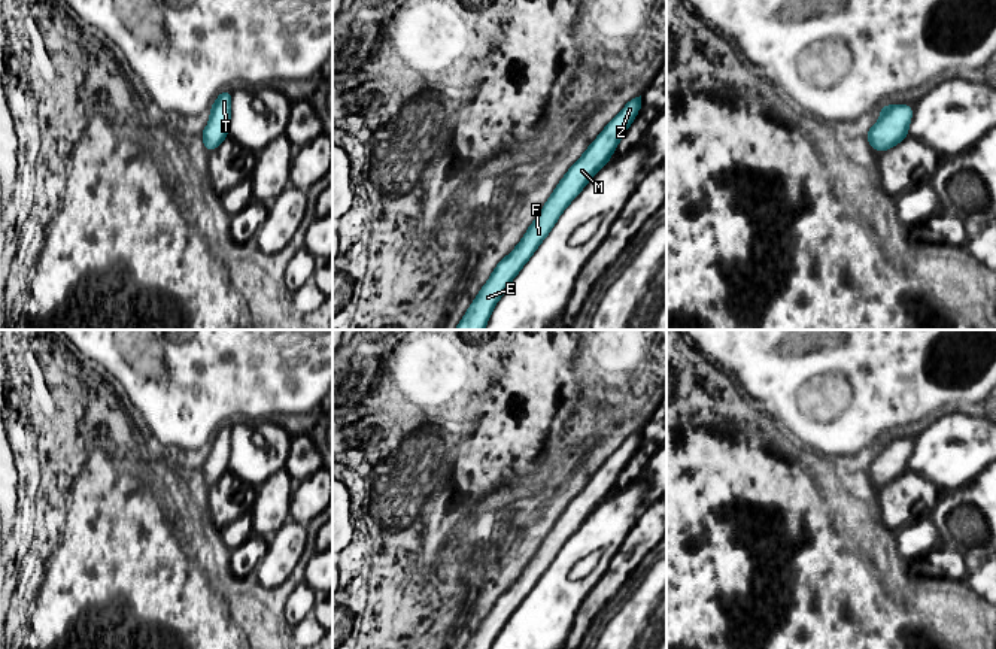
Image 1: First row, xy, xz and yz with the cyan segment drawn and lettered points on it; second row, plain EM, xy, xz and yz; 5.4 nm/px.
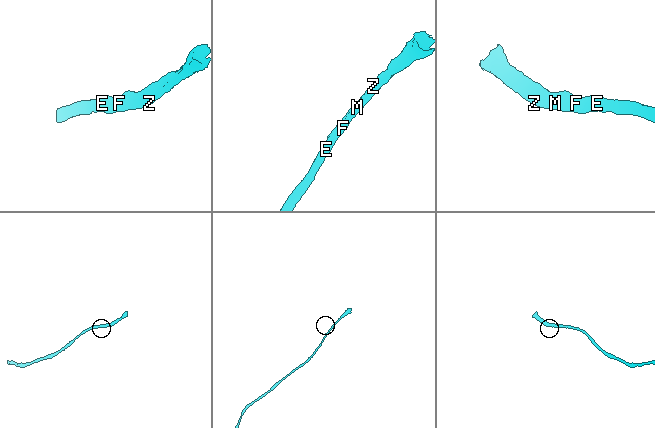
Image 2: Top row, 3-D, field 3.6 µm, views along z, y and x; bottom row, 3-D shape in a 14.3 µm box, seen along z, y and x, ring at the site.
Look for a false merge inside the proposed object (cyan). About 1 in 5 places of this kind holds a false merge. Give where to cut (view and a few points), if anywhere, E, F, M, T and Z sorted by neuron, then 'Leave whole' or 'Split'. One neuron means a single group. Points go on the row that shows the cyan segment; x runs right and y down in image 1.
No split. Groups: E F M T Z. Leave whole

